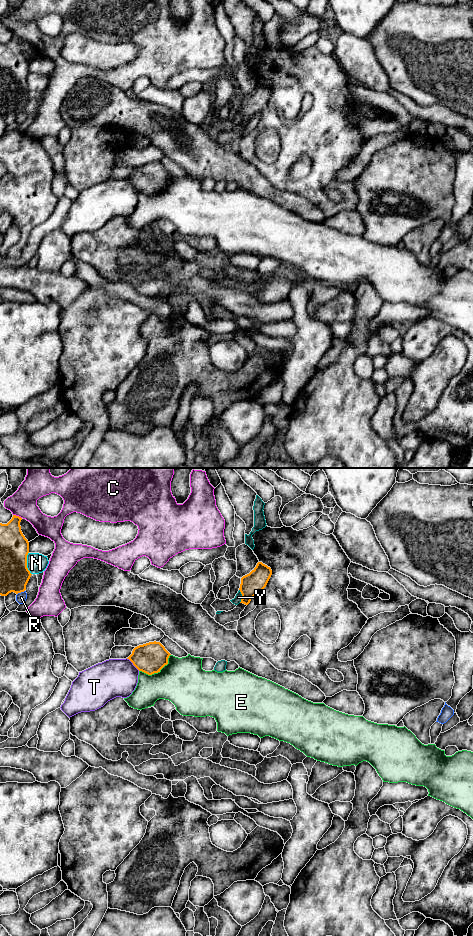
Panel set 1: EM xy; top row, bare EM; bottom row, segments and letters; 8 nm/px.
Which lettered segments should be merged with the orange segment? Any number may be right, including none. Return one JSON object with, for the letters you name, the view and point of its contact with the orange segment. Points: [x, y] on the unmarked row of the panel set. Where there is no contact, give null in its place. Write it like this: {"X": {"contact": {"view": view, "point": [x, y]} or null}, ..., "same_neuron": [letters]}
{"same_neuron": []}

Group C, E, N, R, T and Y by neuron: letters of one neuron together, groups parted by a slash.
C / E / N / R / T / Y

